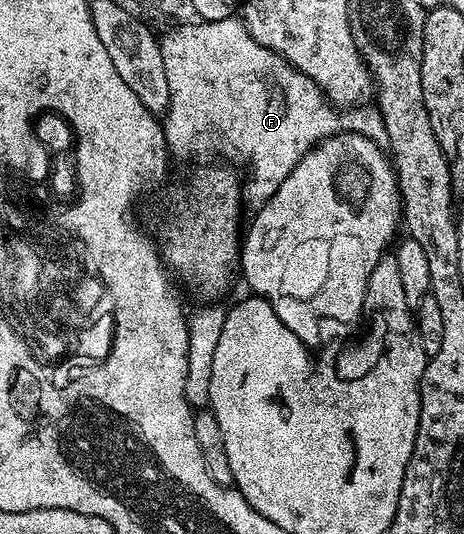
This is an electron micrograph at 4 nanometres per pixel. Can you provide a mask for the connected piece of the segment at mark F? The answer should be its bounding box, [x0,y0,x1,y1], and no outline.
[159,17,381,209]

